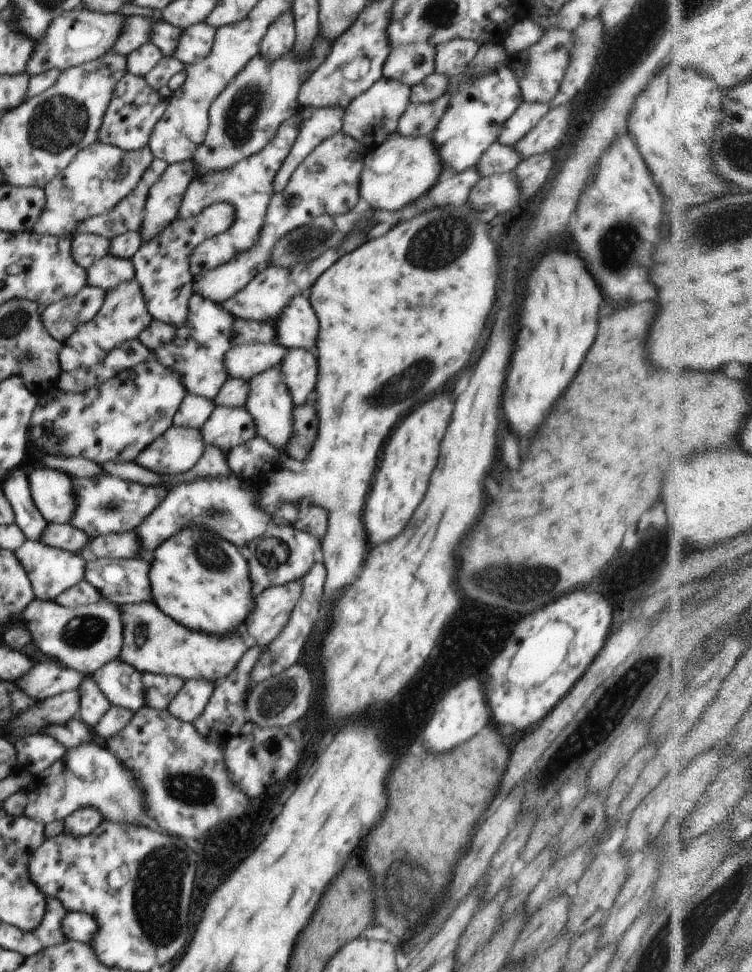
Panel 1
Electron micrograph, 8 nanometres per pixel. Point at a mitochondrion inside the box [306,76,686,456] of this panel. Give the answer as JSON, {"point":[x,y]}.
{"point":[441,242]}

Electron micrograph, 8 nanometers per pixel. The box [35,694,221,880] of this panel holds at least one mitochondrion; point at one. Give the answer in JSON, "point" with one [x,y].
{"point":[185,788]}

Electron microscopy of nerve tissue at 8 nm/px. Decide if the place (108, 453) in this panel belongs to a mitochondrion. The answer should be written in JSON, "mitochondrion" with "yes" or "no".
{"mitochondrion":"no"}

